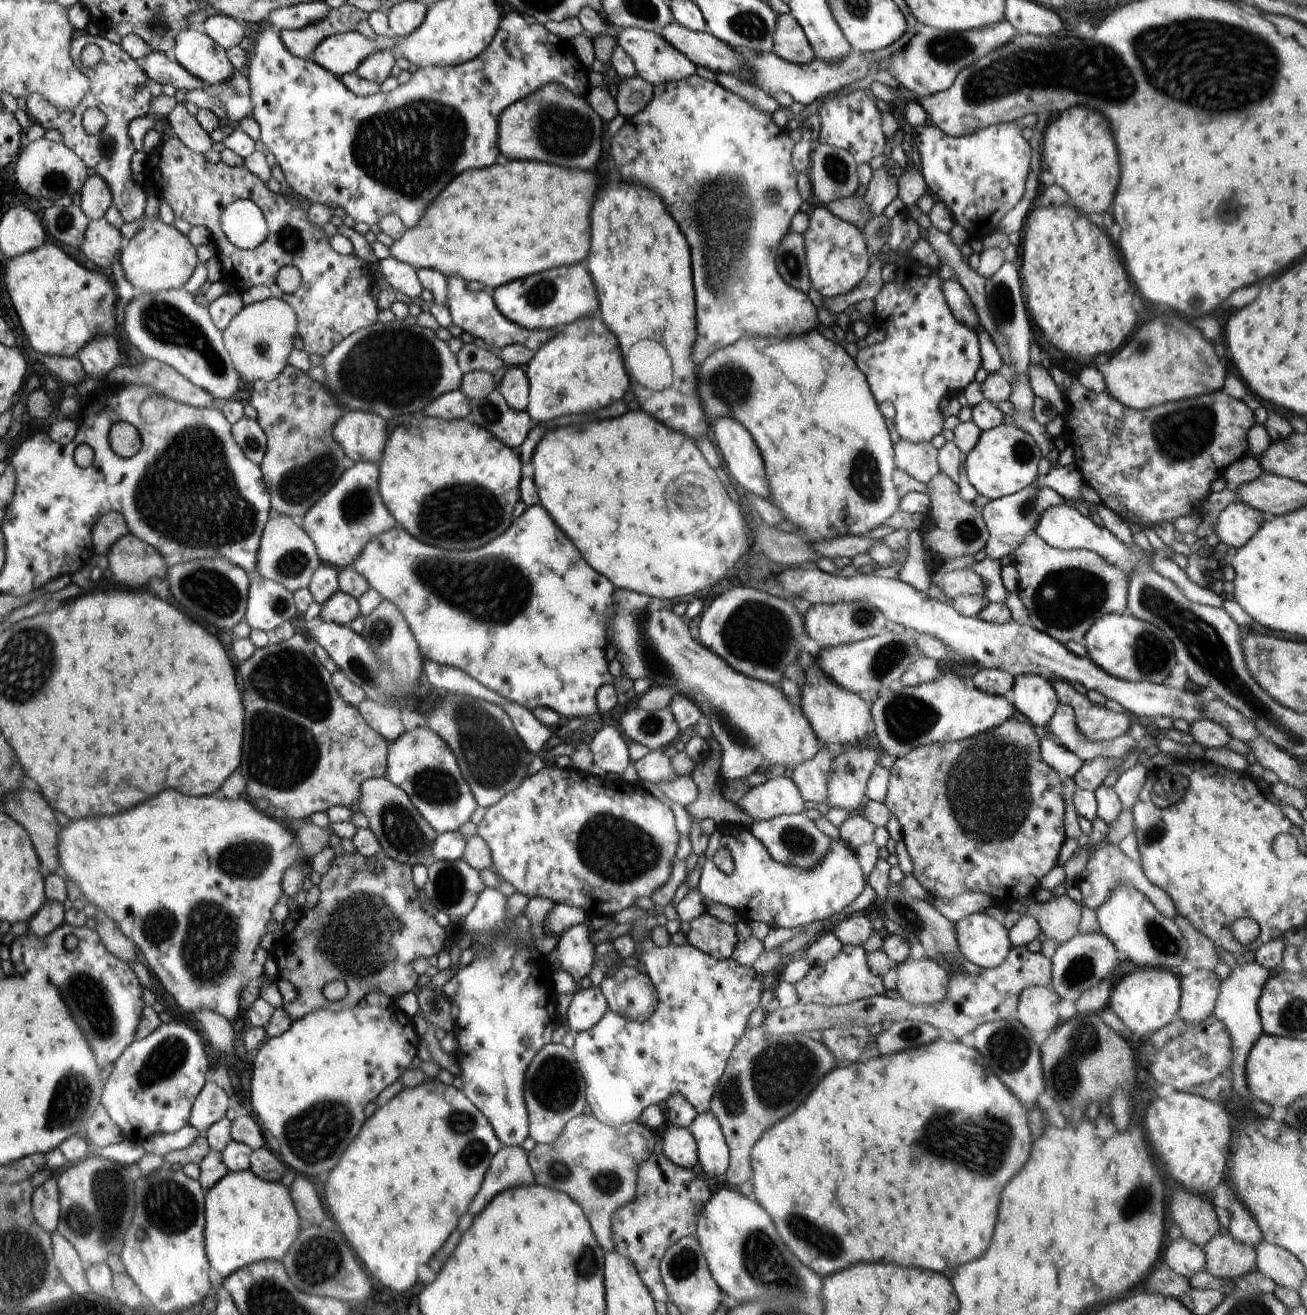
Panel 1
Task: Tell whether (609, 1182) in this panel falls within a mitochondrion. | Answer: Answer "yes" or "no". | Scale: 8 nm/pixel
yes

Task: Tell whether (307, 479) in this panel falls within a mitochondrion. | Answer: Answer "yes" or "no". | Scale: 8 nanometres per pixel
yes

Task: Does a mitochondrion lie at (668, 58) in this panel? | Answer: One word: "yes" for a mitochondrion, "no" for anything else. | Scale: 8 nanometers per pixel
no

